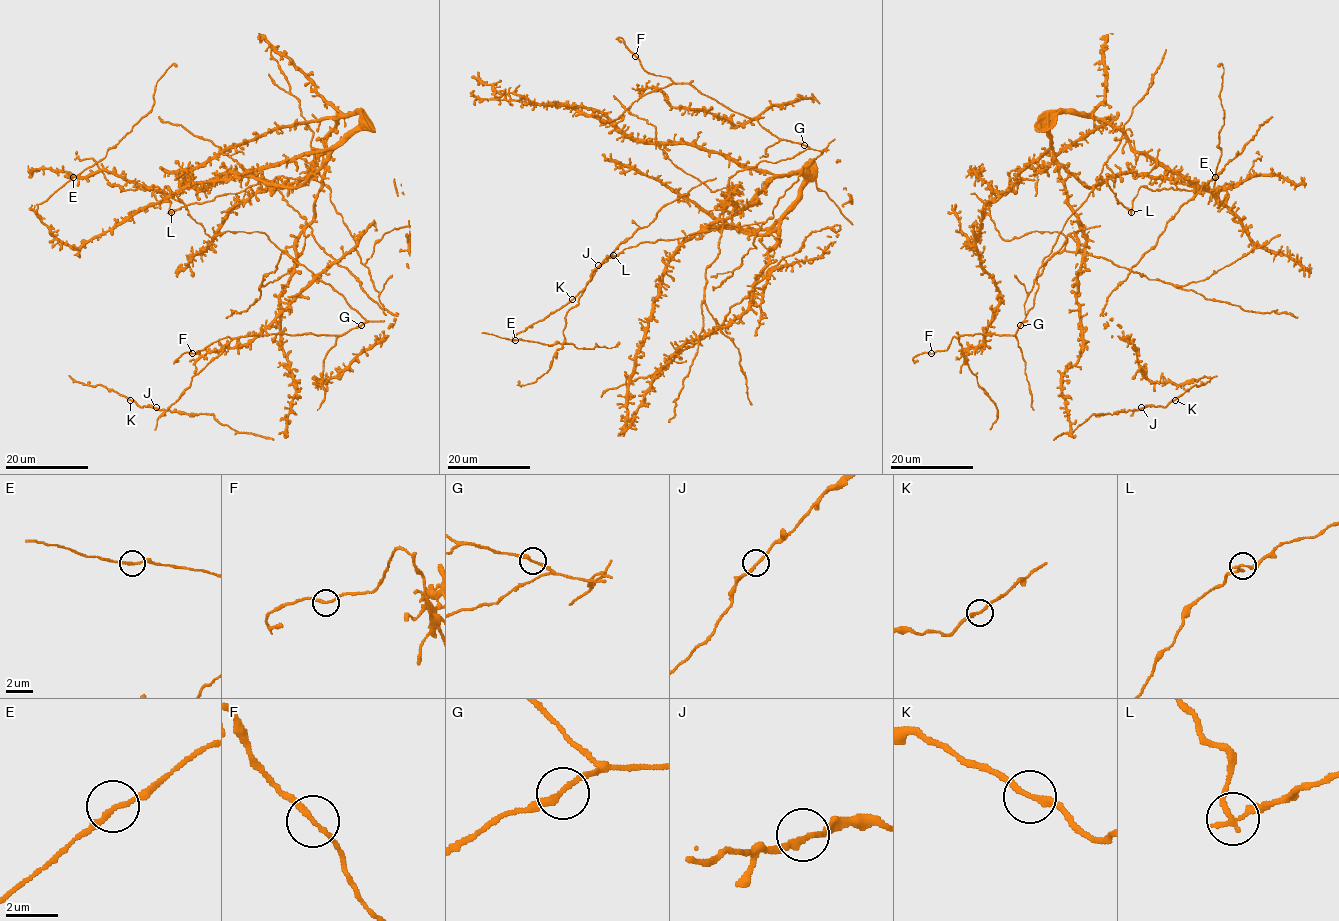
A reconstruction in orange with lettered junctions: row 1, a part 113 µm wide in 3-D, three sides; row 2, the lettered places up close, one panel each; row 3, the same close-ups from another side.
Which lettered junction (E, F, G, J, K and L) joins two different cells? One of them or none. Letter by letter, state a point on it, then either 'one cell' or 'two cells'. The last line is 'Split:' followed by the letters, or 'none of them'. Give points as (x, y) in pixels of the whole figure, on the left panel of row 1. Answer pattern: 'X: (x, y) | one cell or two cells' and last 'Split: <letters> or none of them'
E: (73, 177) | one cell
F: (192, 353) | one cell
G: (361, 325) | one cell
J: (156, 407) | one cell
K: (130, 400) | one cell
L: (171, 212) | two cells
Split: L

